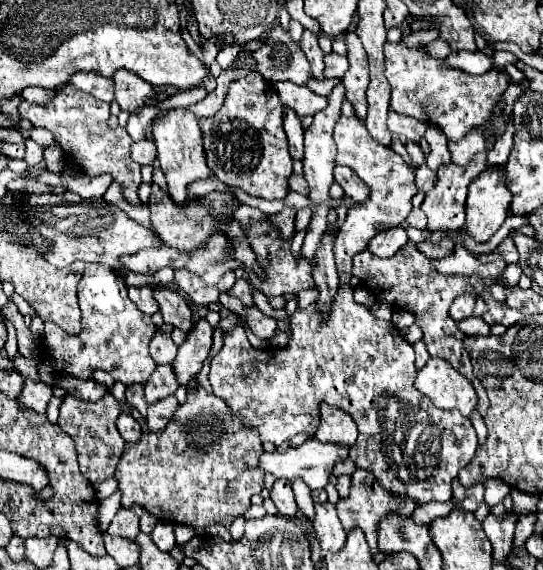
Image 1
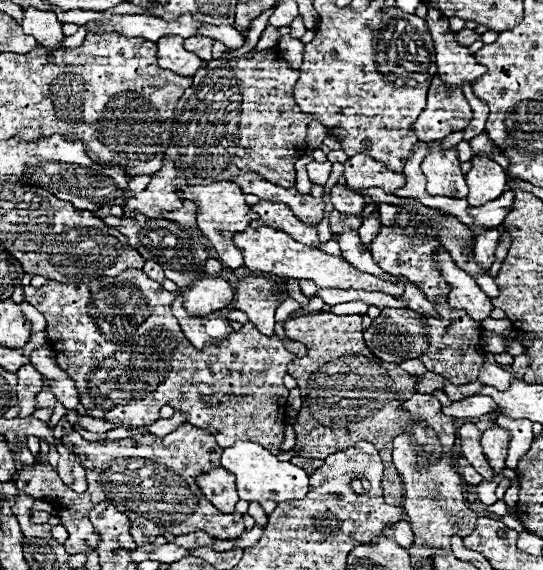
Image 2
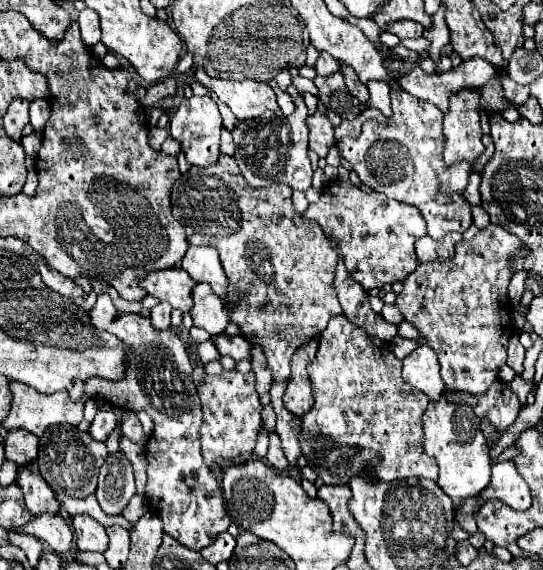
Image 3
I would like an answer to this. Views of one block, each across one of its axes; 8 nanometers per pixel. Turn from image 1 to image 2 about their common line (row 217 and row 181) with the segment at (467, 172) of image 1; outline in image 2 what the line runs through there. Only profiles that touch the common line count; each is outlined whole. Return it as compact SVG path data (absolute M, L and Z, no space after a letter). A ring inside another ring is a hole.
M440 142L428 144L428 156L422 162L422 172L426 174L426 190L430 196L448 196L448 198L466 198L468 186L460 170L460 160L456 148L442 150Z

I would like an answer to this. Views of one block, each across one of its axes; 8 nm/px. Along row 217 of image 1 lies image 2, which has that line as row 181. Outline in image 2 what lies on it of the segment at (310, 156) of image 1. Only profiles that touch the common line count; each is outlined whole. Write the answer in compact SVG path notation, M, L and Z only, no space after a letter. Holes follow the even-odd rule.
M310 162L306 166L306 170L308 170L308 176L314 184L324 186L332 174L332 162Z

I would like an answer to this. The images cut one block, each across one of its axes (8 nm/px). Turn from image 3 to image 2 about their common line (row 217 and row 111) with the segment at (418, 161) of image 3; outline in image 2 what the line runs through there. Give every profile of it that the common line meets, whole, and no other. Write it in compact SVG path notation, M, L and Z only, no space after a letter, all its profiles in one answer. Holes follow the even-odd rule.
M434 76L428 88L426 108L412 124L412 132L421 142L434 142L454 130L464 130L470 120L472 108L461 88L448 89L438 76Z

